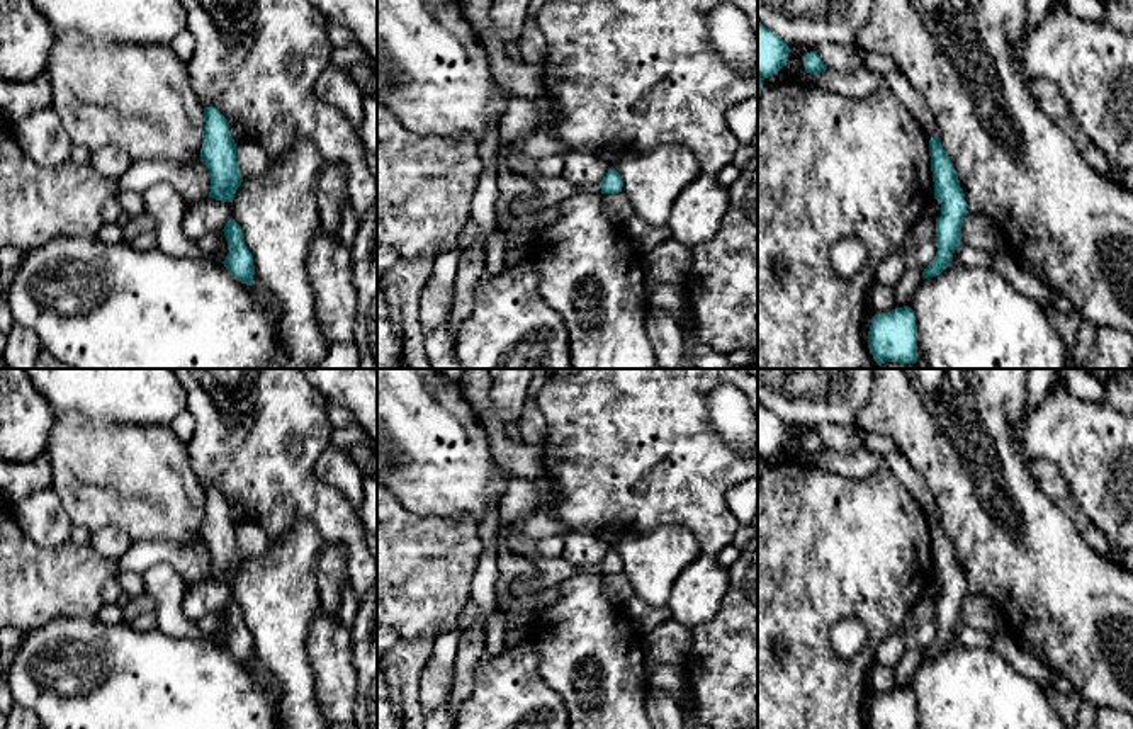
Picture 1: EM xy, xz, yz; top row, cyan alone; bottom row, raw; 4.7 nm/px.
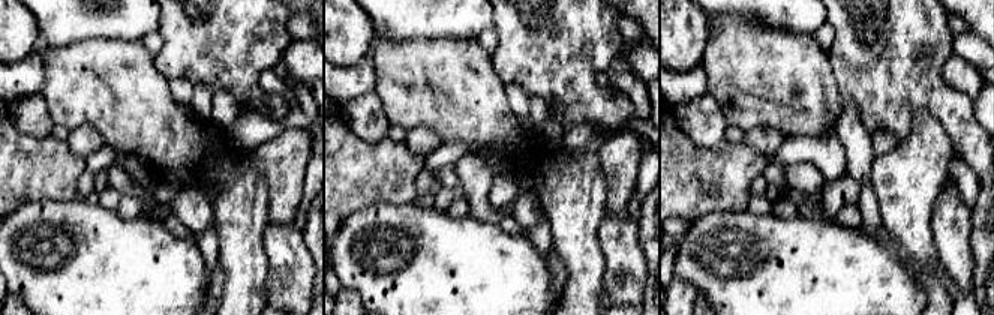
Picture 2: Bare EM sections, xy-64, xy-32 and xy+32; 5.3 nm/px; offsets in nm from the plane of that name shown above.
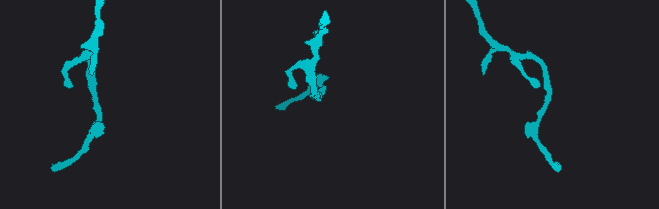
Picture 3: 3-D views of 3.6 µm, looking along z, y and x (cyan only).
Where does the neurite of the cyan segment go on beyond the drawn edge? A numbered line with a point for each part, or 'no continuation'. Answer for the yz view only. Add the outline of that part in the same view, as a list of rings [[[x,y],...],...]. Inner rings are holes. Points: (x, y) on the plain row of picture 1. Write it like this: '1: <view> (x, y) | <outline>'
no continuation

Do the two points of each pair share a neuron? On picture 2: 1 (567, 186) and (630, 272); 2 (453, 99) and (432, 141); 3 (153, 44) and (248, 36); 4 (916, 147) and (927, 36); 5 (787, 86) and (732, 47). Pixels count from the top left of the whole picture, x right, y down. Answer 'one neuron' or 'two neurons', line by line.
1: two neurons
2: two neurons
3: two neurons
4: two neurons
5: one neuron

